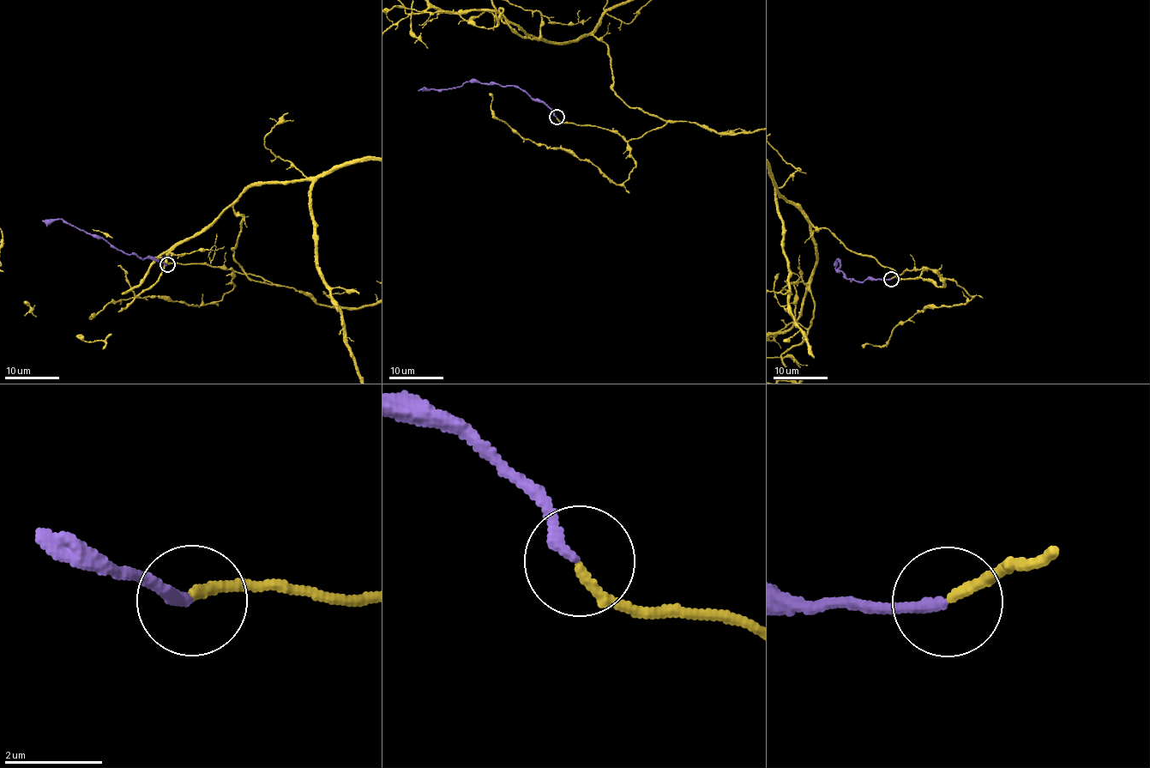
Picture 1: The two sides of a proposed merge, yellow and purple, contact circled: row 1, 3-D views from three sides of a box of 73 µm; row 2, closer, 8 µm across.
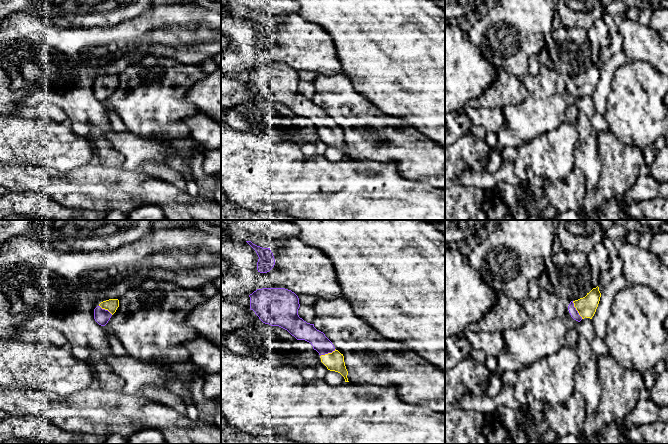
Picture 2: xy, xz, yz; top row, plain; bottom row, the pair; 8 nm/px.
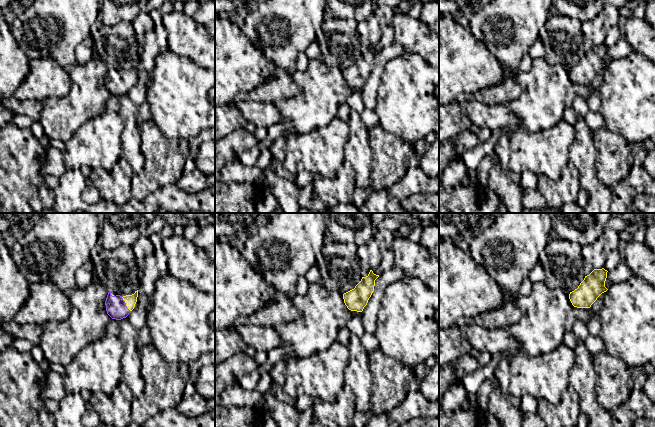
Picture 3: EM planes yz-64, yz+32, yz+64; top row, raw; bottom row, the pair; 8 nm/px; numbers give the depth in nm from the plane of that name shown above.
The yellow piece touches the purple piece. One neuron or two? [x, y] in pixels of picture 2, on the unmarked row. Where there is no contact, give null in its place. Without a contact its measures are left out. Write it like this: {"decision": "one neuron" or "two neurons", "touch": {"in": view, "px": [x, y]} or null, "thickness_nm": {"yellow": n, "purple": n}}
{"decision": "one neuron", "touch": {"in": "yz", "px": [576, 85]}, "thickness_nm": {"yellow": 160, "purple": 70}}

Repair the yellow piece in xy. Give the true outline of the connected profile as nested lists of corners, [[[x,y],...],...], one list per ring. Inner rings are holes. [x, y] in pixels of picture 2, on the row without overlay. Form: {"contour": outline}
{"contour": [[[109,75],[101,78],[94,85],[94,95],[95,97],[101,101],[105,102],[110,96],[111,92],[116,88],[119,83],[118,75]]]}

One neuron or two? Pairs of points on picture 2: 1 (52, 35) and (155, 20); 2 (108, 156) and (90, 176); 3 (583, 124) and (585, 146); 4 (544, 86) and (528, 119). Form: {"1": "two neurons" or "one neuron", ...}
{"1": "one neuron", "2": "two neurons", "3": "one neuron", "4": "one neuron"}

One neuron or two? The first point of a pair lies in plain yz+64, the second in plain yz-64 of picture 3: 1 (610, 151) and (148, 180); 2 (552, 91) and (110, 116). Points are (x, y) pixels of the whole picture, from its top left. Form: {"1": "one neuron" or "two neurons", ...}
{"1": "one neuron", "2": "two neurons"}

